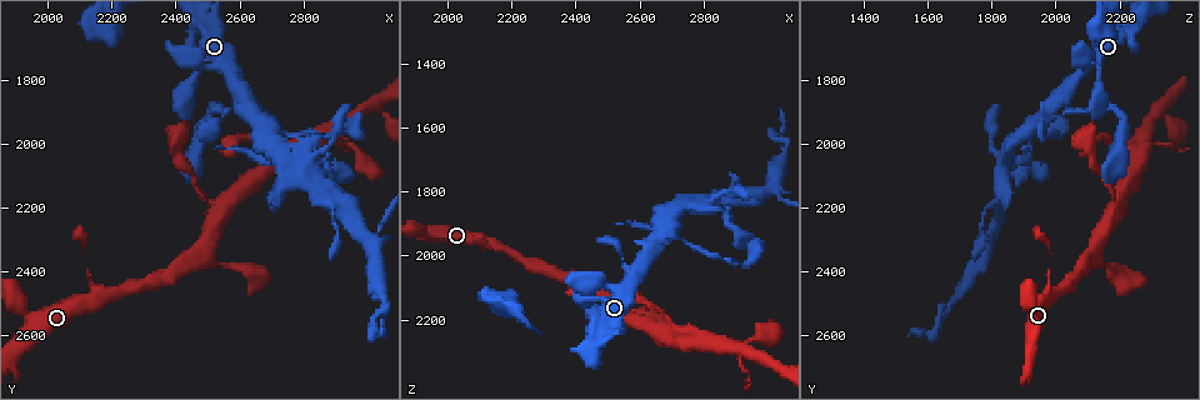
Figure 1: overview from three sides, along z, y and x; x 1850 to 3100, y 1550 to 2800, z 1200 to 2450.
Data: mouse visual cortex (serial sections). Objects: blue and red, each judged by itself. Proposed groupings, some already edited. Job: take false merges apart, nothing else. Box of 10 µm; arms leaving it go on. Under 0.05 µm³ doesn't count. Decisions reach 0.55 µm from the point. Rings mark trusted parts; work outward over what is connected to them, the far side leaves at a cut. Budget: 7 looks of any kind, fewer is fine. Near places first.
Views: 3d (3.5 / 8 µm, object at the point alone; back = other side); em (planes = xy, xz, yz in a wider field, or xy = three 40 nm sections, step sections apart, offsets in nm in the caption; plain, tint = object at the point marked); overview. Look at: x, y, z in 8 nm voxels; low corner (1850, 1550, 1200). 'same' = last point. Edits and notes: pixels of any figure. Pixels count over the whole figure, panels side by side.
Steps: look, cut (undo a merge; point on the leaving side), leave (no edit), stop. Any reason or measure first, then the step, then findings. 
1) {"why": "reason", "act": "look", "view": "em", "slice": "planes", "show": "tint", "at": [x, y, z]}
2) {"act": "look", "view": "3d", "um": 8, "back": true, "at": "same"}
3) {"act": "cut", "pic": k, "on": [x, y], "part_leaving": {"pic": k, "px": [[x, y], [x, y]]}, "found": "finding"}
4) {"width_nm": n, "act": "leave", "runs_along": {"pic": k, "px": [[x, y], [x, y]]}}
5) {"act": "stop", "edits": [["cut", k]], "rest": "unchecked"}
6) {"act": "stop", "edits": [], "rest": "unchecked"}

{"why": "three arms meet", "act": "look", "view": "3d", "um": 8, "at": [2610, 1840, 2030]}

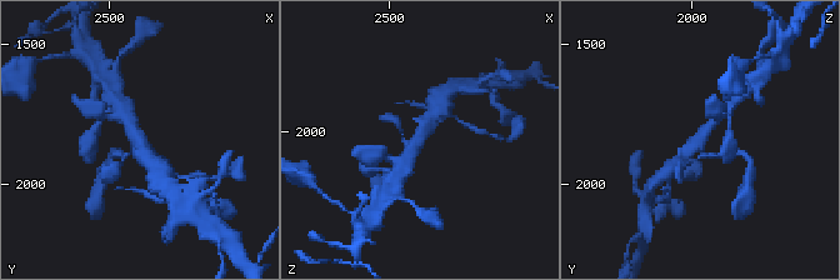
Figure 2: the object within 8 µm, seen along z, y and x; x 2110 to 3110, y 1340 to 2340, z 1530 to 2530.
{"act": "look", "view": "3d", "um": 3.5, "at": "same"}

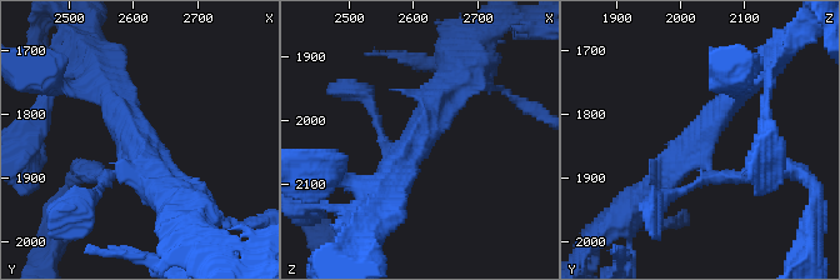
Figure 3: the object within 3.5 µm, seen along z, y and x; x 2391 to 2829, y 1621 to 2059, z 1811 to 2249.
{"act": "look", "view": "em", "slice": "planes", "show": "tint", "at": [2605, 1835, 2030]}

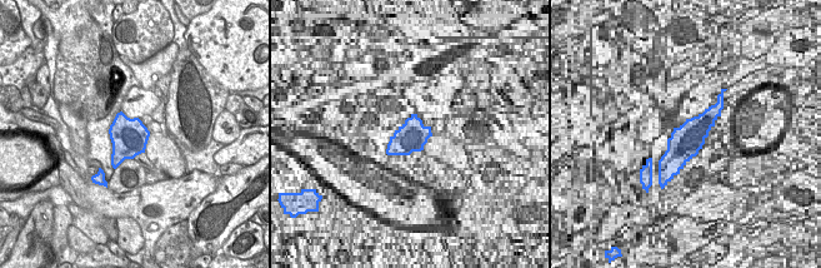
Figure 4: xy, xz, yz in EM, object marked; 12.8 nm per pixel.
{"arm_widths_nm": [150, 300, 400], "act": "leave", "runs_along": {"pic": 3, "px": [[755, 75], [646, 194]]}, "found": "continuous, no second cell"}

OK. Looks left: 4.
{"why": "thick turns thin", "act": "look", "view": "3d", "um": 3.5, "at": [2770, 2070, 1840]}

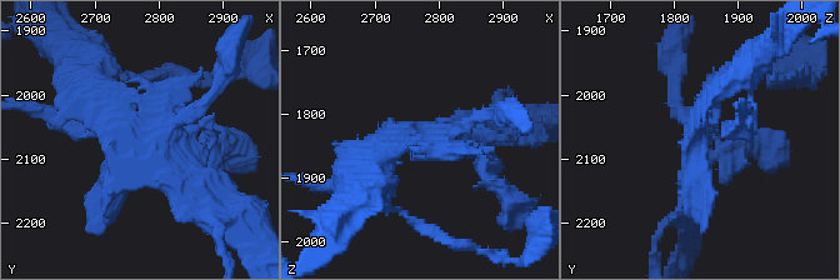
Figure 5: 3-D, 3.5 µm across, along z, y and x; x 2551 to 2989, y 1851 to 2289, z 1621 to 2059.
{"why": "now the EM", "act": "look", "view": "em", "slice": "xy", "step": 5, "show": "tint", "at": [2775, 2070, 1840]}

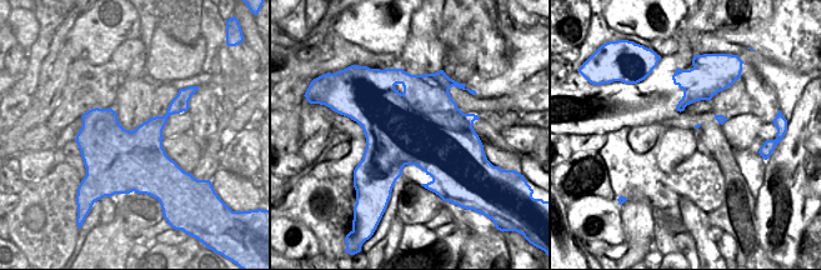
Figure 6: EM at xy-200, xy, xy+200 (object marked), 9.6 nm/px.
{"act": "leave", "runs_along": {"pic": 5, "px": [[86, 85], [201, 196]]}, "found": "one cell here"}

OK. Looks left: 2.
{"why": "thick turns thin", "act": "look", "view": "3d", "um": 3.5, "at": [3000, 2290, 1790]}

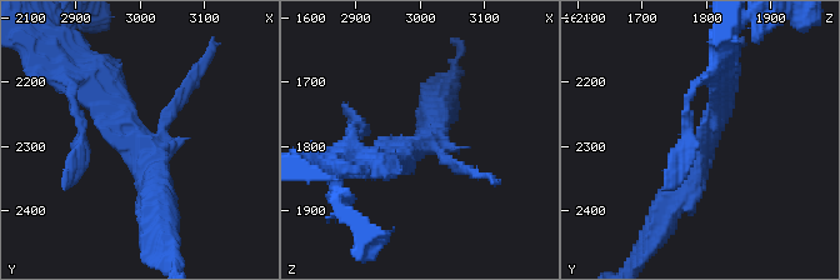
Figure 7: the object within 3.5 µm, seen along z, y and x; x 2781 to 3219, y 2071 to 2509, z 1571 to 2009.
{"arms": 3, "act": "leave", "runs_along": {"pic": 7, "px": [[89, 83], [143, 144], [158, 216]]}, "found": "continuous, no second cell"}

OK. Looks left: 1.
{"act": "stop", "edits": [], "rest": "unchecked"}

